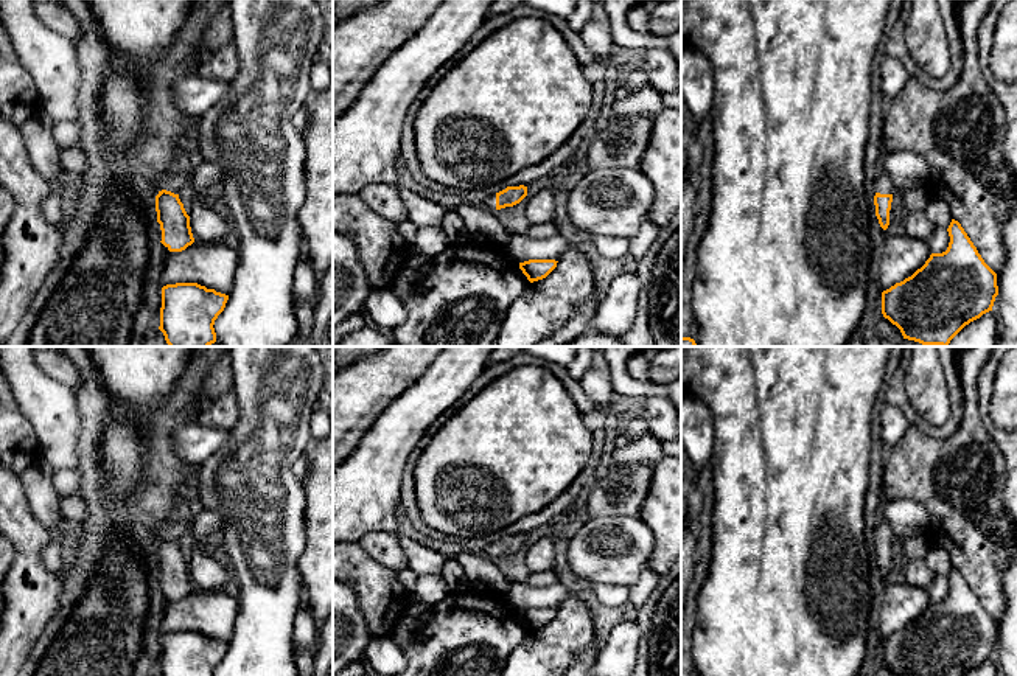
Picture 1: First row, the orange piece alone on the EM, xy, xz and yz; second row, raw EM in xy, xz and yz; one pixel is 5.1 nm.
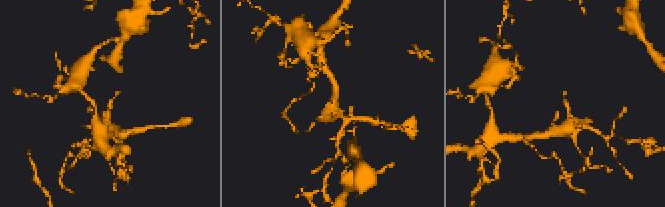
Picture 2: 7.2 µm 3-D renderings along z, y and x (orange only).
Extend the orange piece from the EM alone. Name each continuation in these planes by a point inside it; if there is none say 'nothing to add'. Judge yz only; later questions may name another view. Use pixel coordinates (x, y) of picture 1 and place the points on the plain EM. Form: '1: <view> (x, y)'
1: yz (884, 533)

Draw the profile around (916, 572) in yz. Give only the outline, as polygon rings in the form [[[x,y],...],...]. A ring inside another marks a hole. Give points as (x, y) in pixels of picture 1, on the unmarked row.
[[[910,559],[905,564],[903,581],[910,586],[927,589],[935,578],[935,573],[925,564],[925,559]]]

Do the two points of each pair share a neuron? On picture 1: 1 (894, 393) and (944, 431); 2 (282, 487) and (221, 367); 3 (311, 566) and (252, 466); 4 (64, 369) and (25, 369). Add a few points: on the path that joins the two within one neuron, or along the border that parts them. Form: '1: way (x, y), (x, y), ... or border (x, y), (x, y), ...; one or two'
1: way (905, 406), (932, 431); one
2: border (229, 362), (234, 372), (234, 390); two
3: border (305, 515), (305, 549), (297, 564), (302, 588); two
4: border (34, 362), (45, 373), (72, 389); two

